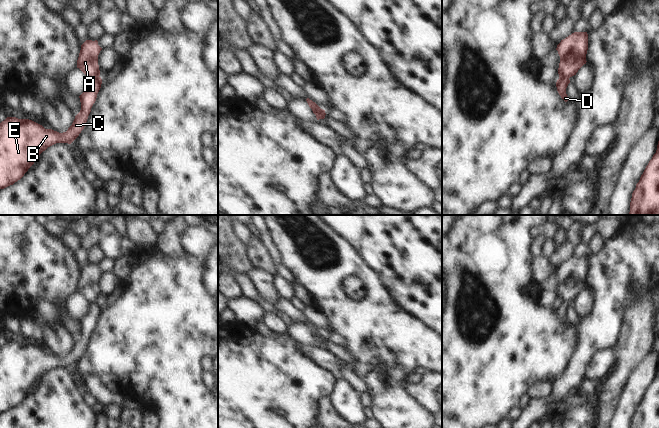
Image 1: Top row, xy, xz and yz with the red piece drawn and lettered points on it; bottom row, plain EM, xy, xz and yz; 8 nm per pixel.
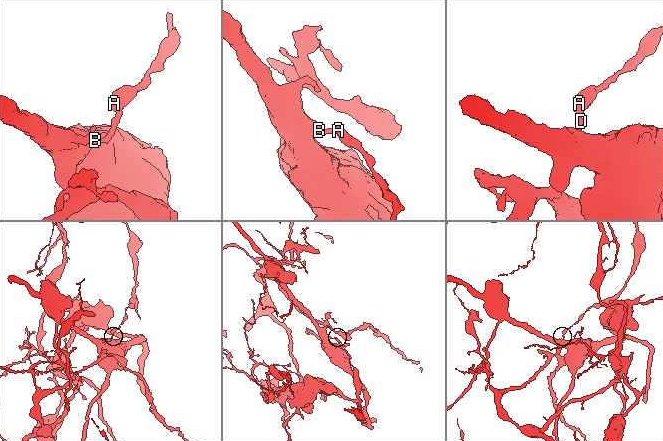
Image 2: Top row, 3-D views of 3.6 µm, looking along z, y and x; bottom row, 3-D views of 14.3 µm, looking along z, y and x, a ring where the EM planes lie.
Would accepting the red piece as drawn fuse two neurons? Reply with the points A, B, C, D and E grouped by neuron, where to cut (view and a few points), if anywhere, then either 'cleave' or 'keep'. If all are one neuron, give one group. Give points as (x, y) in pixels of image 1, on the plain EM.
groups A / B C D E; cut yz (568, 301), (559, 302); cleave

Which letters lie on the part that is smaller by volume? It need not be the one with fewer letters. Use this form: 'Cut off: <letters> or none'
Cut off: A

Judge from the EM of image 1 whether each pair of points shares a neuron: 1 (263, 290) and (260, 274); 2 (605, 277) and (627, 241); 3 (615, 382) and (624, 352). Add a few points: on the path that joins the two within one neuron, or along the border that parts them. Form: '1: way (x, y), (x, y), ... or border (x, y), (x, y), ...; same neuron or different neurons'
1: way (263, 286), (263, 281), (260, 278); same neuron
2: way (614, 268), (627, 255), (627, 250); same neuron
3: way (620, 375), (624, 367), (624, 359); same neuron

